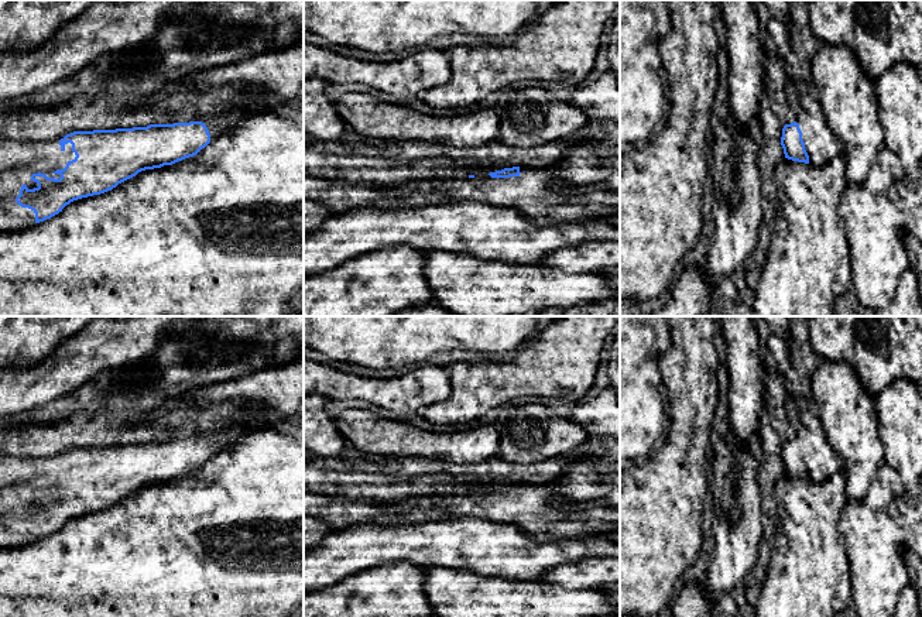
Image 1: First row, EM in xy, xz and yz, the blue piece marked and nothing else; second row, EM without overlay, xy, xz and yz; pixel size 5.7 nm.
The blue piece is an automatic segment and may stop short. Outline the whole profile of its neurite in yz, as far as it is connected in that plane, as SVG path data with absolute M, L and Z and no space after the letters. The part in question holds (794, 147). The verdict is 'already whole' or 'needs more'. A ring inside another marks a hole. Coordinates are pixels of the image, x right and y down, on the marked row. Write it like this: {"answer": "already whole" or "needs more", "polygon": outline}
{"answer": "needs more", "polygon": "M795 73L801 96L801 110L796 120L782 128L781 145L785 158L822 165L836 157L842 147L827 127L822 106L805 80L805 75Z"}

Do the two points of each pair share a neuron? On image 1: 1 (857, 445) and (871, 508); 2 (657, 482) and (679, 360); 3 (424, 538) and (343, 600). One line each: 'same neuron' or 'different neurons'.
1: different neurons
2: same neuron
3: different neurons

